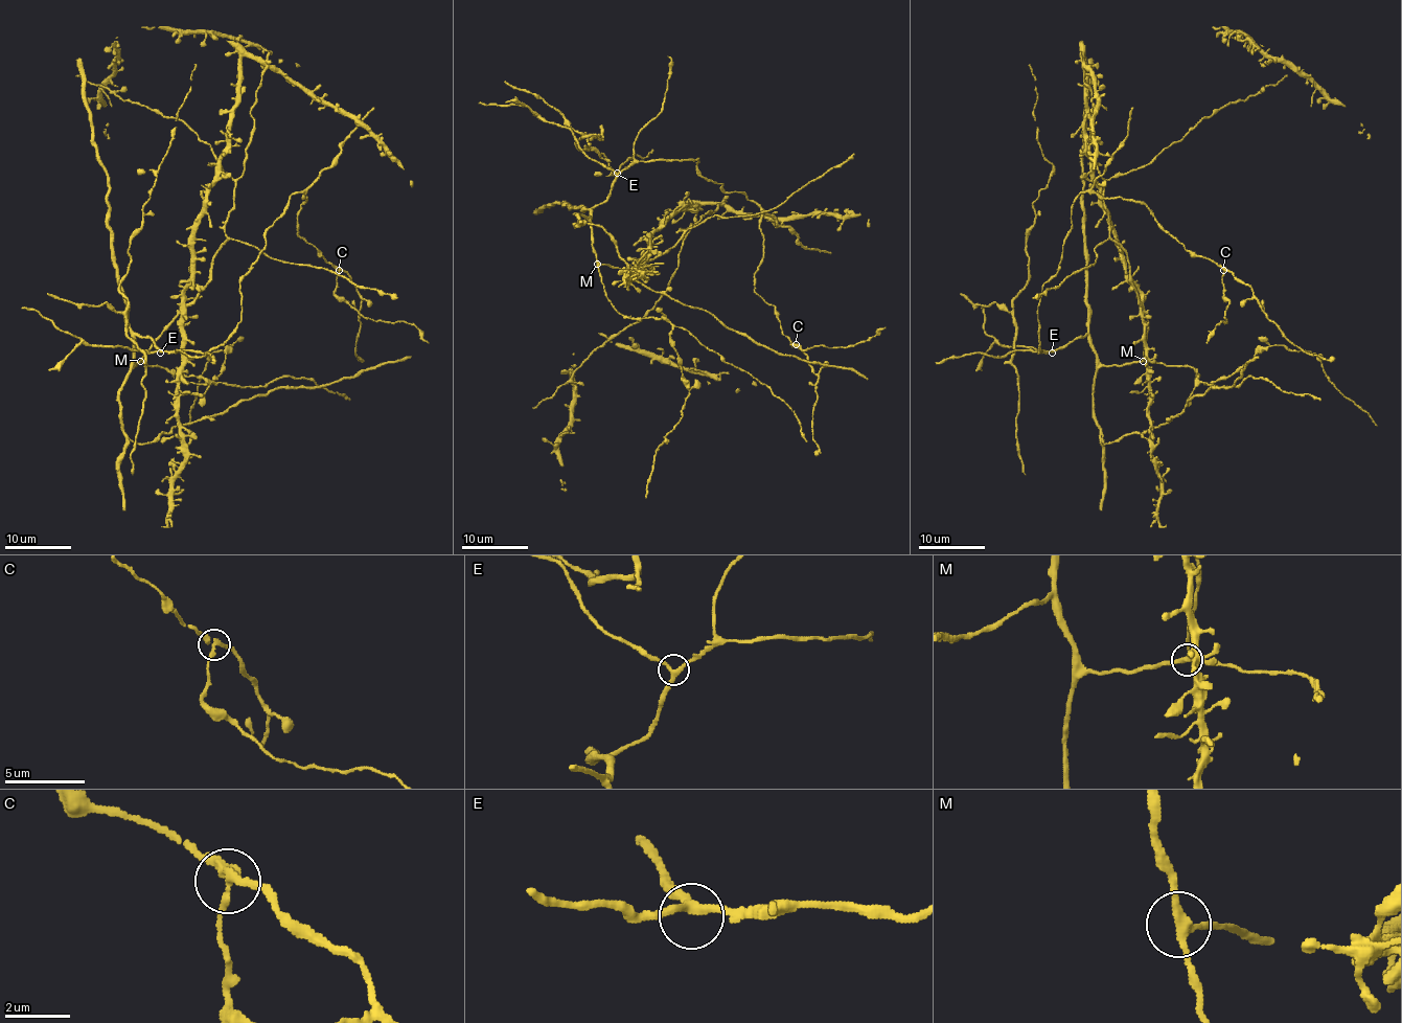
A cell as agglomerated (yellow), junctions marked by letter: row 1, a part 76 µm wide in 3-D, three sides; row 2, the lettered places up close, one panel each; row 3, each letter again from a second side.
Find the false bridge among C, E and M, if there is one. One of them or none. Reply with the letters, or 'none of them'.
C

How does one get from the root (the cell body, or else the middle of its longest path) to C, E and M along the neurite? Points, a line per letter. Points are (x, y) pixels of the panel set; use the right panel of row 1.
C: (1146, 341), (1125, 365), (1103, 365), (1086, 336), (1039, 353), (1042, 287), (1082, 191), (1140, 200), (1224, 270)
E: (1146, 341), (1143, 358), (1125, 365), (1103, 365), (1086, 336), (1080, 336), (1052, 353)
M: (1146, 341), (1143, 361)

